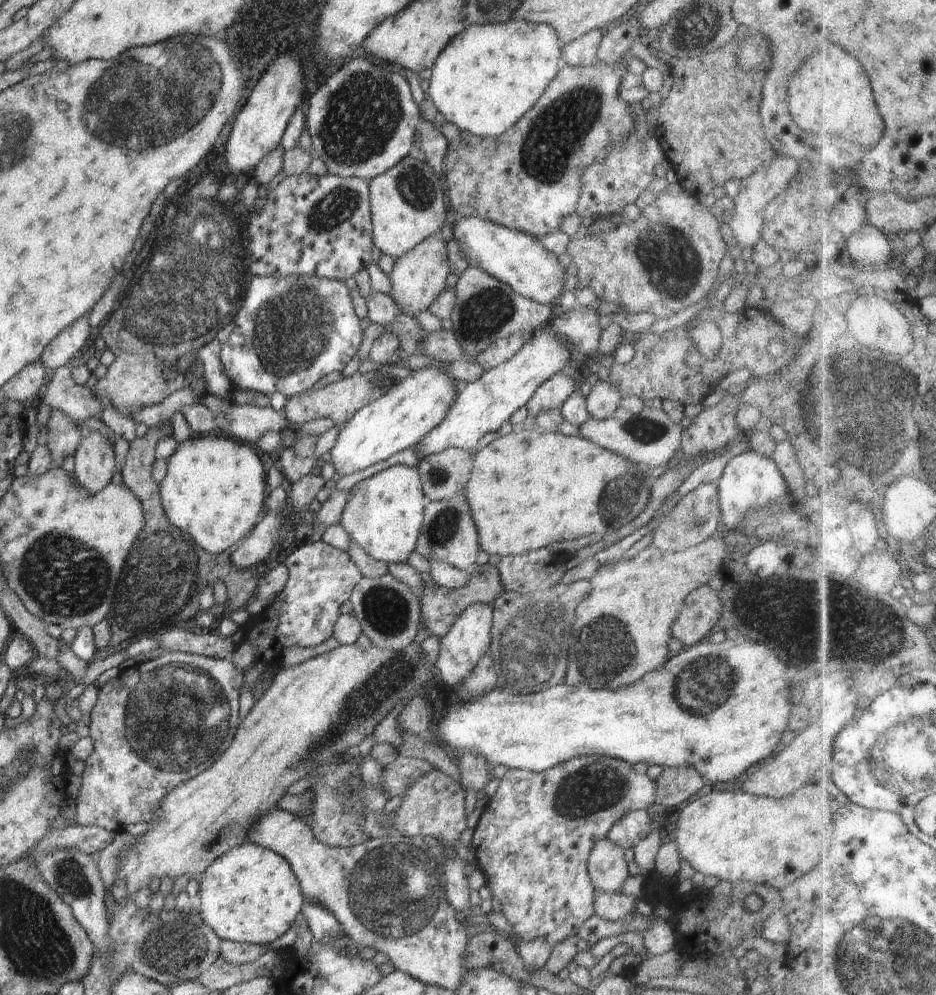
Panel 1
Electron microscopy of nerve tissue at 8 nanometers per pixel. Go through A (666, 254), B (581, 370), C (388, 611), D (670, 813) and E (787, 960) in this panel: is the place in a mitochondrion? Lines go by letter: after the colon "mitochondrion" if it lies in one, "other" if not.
A: mitochondrion
B: other
C: mitochondrion
D: other
E: other

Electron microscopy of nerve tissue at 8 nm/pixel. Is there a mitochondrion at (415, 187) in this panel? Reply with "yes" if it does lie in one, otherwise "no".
yes

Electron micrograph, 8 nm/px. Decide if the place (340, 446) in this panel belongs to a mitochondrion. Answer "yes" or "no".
no

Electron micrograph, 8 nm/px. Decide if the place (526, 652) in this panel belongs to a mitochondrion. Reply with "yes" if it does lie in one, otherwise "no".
yes

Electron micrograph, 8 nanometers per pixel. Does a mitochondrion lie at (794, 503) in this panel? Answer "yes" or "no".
no

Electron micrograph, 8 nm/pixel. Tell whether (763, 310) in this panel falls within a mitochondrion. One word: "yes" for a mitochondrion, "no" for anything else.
no

